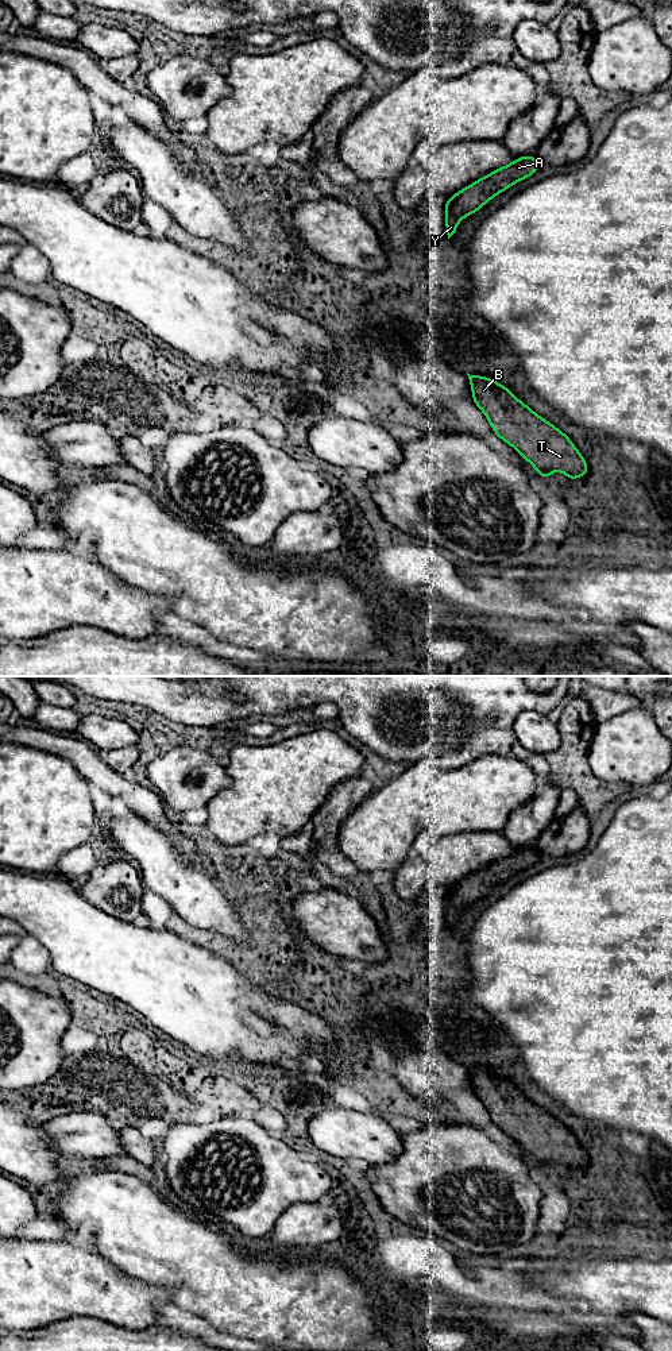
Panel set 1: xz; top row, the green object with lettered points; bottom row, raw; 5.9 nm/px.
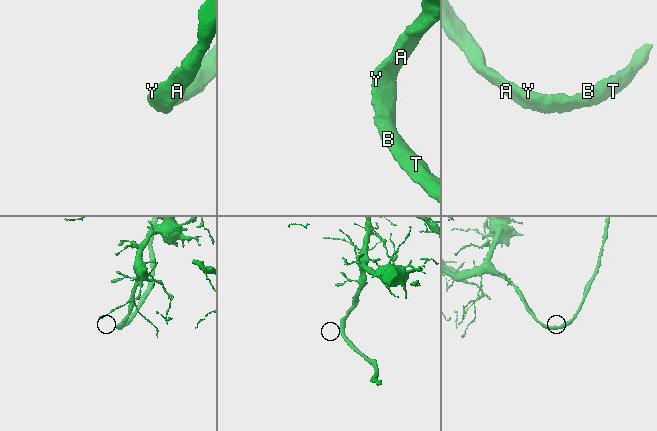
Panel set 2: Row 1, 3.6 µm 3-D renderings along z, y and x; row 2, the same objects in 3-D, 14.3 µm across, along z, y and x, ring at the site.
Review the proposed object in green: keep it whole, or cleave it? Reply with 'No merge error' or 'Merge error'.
No merge error

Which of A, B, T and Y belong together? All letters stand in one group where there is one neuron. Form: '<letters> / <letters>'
A B T Y

